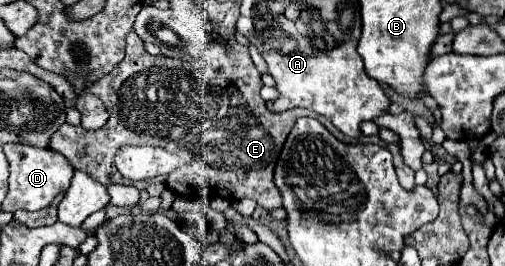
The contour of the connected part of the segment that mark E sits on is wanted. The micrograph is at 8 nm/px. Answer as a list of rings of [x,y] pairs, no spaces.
[[[131,31],[131,33],[127,35],[125,59],[123,59],[109,75],[103,75],[101,79],[97,79],[97,83],[93,83],[93,87],[89,87],[89,93],[101,97],[103,105],[105,105],[107,111],[109,111],[109,121],[107,121],[107,125],[105,125],[103,129],[99,129],[99,131],[85,131],[85,129],[79,131],[79,127],[73,127],[73,125],[69,125],[69,123],[63,123],[63,125],[51,135],[51,139],[49,139],[51,149],[55,149],[55,151],[67,155],[67,159],[75,165],[75,169],[85,171],[89,177],[93,177],[93,179],[99,181],[101,185],[111,185],[129,184],[129,181],[117,171],[117,167],[115,167],[115,163],[113,163],[113,157],[115,157],[119,145],[123,145],[123,143],[137,143],[137,145],[159,145],[159,147],[165,147],[165,149],[187,147],[191,153],[195,153],[195,177],[189,177],[189,183],[179,183],[179,195],[181,195],[181,197],[189,197],[189,199],[191,199],[191,197],[209,197],[209,199],[213,199],[213,197],[217,195],[217,197],[223,197],[223,199],[235,199],[235,201],[237,201],[237,199],[243,199],[243,197],[249,197],[249,199],[255,199],[261,207],[265,207],[265,209],[269,209],[269,211],[271,211],[271,209],[283,207],[281,193],[279,193],[279,189],[277,189],[275,183],[273,183],[275,161],[277,161],[277,157],[279,157],[279,153],[281,153],[281,149],[283,149],[283,143],[285,143],[287,135],[291,133],[295,121],[297,121],[299,117],[311,115],[311,113],[309,113],[307,109],[293,109],[293,111],[283,111],[283,113],[273,113],[273,111],[269,111],[267,105],[265,105],[265,99],[259,95],[259,91],[261,91],[261,87],[263,87],[263,83],[261,83],[261,73],[255,69],[255,65],[253,65],[253,61],[251,61],[251,55],[249,55],[247,47],[239,45],[235,39],[227,39],[227,45],[229,45],[229,49],[225,49],[225,47],[223,47],[221,43],[217,43],[217,41],[211,41],[211,43],[207,45],[203,57],[191,59],[191,61],[171,59],[171,57],[163,57],[163,55],[153,57],[153,55],[149,55],[149,53],[145,51],[143,41],[139,39],[139,35],[137,35],[135,31]]]

